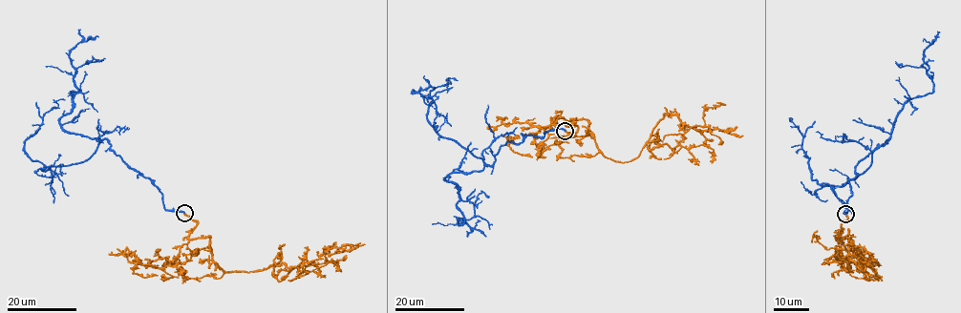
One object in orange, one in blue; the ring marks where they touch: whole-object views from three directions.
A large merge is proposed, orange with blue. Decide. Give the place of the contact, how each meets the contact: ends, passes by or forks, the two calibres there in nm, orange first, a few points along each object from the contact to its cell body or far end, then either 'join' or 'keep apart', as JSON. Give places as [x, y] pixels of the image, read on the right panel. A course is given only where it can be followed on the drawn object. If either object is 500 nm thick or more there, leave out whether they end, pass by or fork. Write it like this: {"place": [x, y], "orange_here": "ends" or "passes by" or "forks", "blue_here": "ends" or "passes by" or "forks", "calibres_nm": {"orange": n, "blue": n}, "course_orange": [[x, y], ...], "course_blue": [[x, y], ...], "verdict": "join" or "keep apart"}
{"place": [845, 214], "orange_here": "ends", "blue_here": "ends", "calibres_nm": {"orange": 320, "blue": 260}, "course_orange": [[845, 214], [835, 237], [853, 260], [879, 262], [845, 255], [828, 261], [841, 260], [842, 227]], "course_blue": [[845, 214], [858, 162], [878, 144], [864, 173], [840, 186], [821, 186], [811, 178], [802, 135], [791, 118]], "verdict": "join"}

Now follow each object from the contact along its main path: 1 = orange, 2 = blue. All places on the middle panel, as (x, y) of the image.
1: (565, 131), (585, 119), (597, 148), (624, 162), (666, 114), (681, 128), (742, 135)
2: (565, 131), (507, 142), (489, 165), (443, 137), (427, 117), (432, 99), (413, 91), (458, 80)

